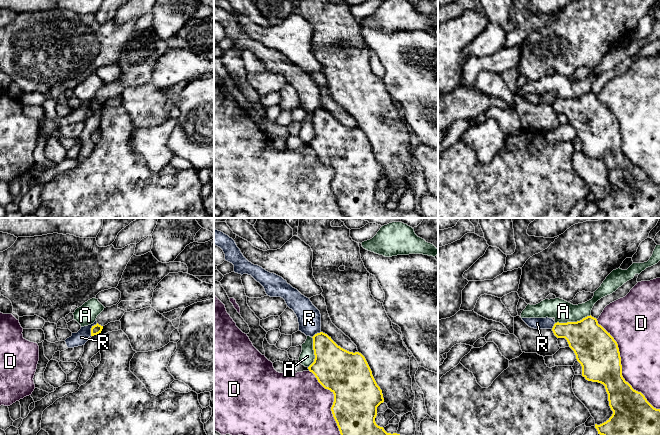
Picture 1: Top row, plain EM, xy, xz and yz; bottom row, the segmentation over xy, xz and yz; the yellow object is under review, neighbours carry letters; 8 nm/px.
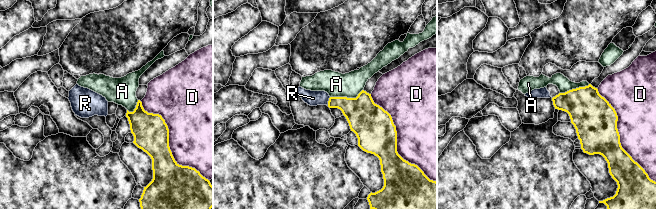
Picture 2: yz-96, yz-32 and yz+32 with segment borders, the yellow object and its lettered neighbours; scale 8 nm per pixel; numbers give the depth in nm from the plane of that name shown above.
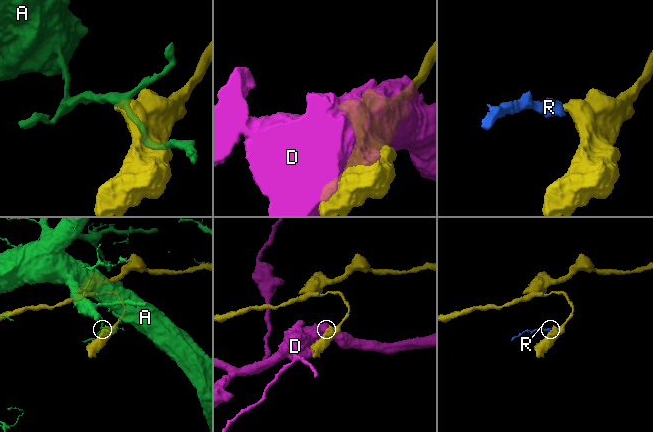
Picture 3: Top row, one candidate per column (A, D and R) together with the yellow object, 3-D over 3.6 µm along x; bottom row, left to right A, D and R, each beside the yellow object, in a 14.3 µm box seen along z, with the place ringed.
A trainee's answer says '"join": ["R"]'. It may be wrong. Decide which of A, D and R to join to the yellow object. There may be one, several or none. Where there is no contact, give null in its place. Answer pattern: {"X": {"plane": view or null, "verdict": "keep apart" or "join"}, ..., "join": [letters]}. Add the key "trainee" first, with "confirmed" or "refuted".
{"trainee": "refuted", "A": {"plane": "yz", "verdict": "keep apart"}, "D": {"plane": "yz", "verdict": "keep apart"}, "R": {"plane": "xy", "verdict": "keep apart"}, "join": []}

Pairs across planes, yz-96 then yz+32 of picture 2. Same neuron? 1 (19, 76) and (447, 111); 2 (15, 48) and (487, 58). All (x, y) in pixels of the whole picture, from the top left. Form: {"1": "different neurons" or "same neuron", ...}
{"1": "different neurons", "2": "different neurons"}

